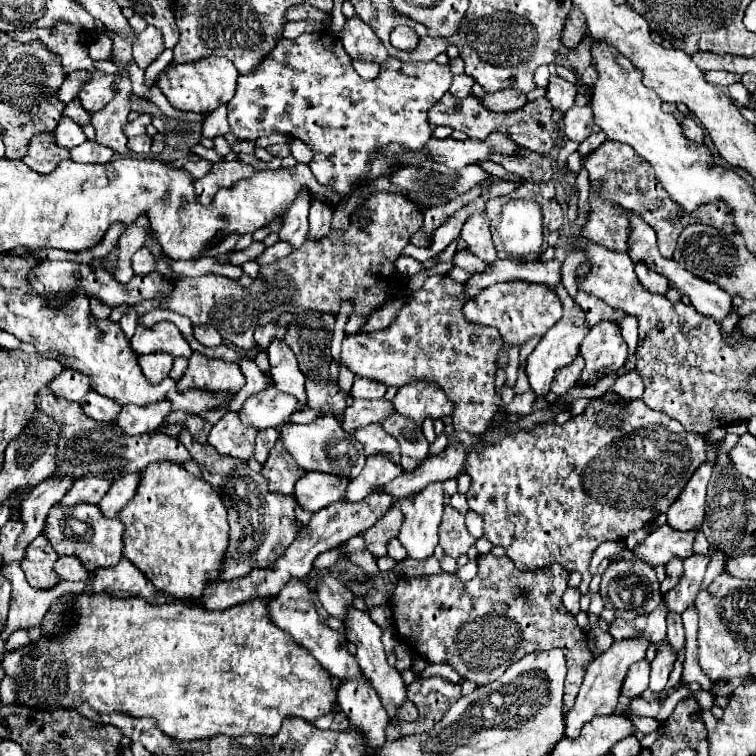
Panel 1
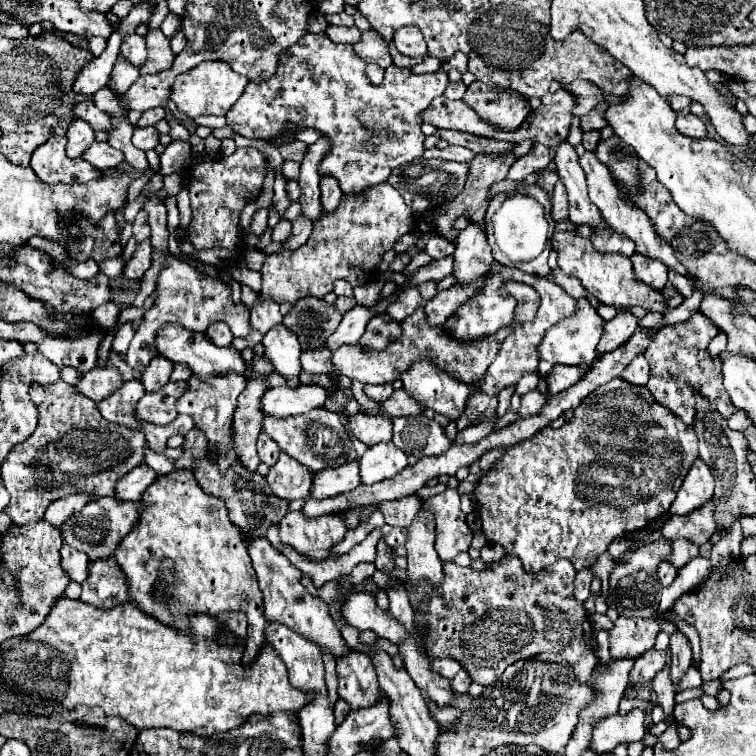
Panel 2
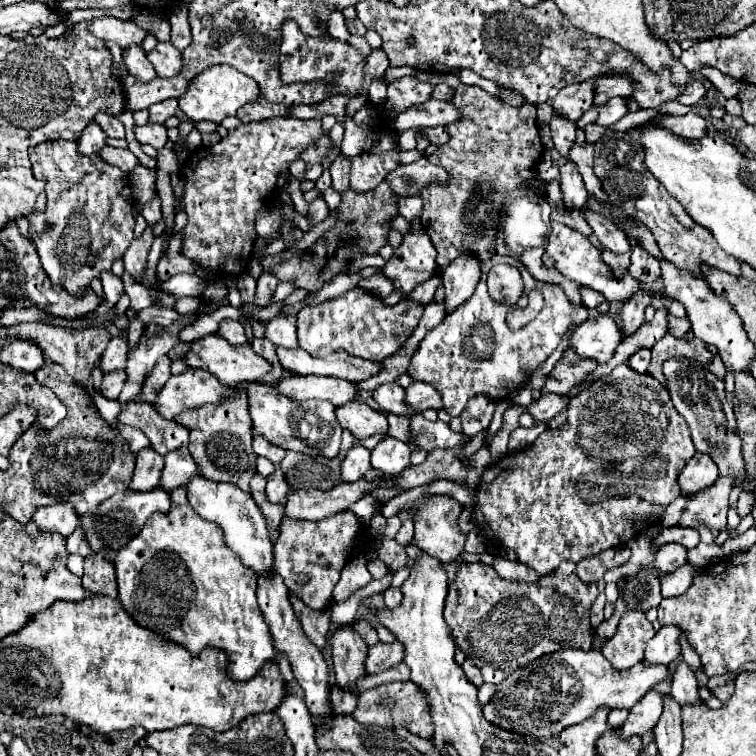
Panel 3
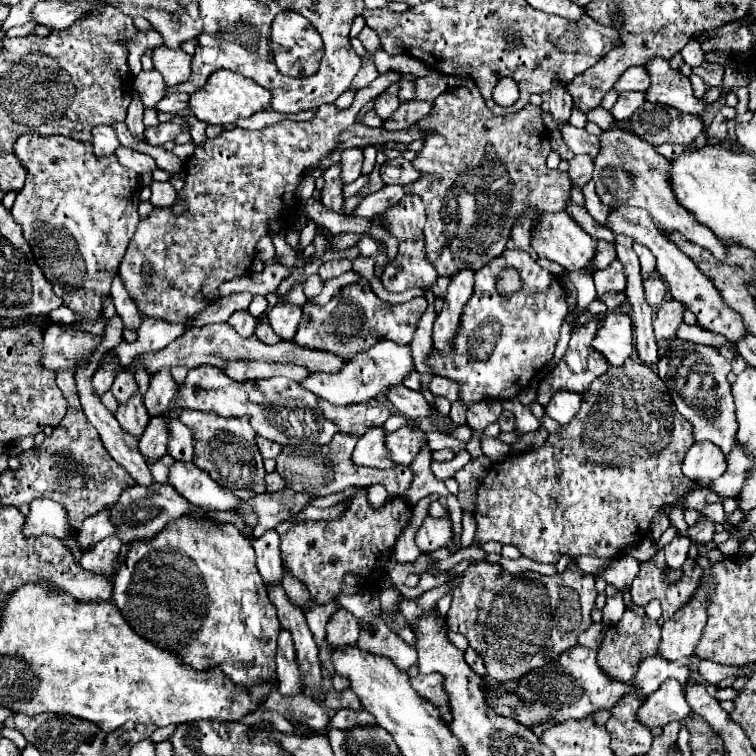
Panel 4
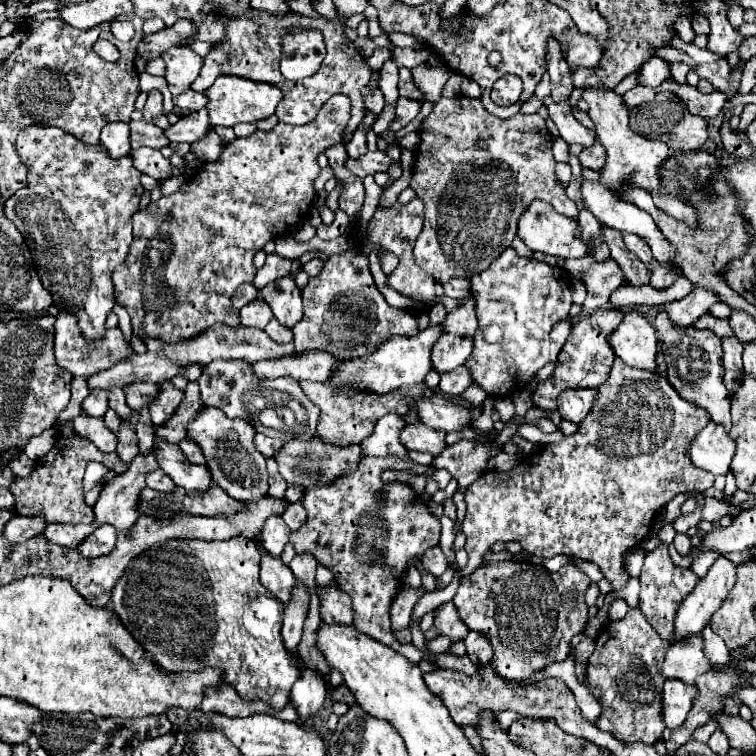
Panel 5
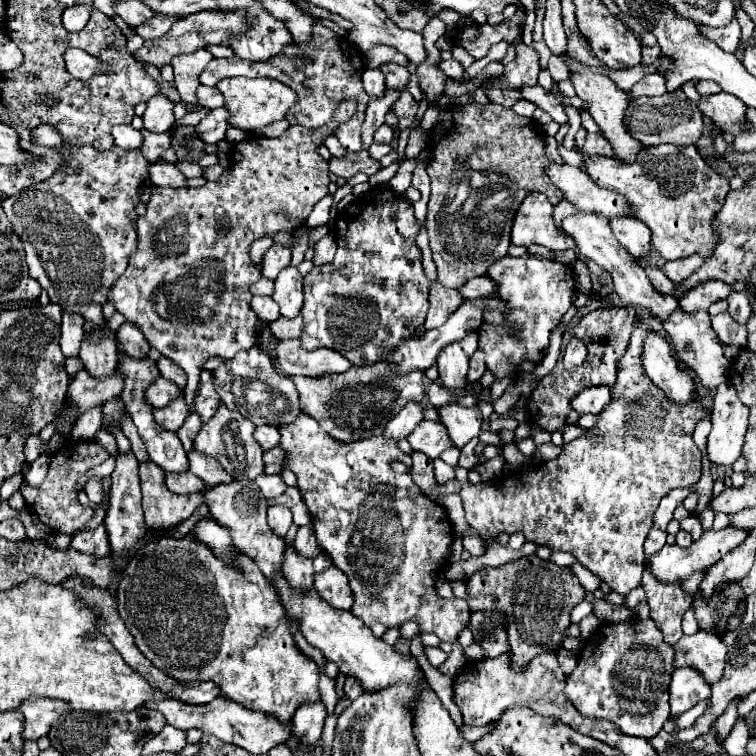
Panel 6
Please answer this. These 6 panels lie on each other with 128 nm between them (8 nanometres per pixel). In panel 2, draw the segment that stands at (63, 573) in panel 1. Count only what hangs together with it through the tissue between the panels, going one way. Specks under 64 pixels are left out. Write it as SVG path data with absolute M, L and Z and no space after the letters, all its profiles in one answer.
M64 544L60 548L60 558L62 558L62 568L74 582L81 584L88 578L88 556L84 556L80 550L74 550Z

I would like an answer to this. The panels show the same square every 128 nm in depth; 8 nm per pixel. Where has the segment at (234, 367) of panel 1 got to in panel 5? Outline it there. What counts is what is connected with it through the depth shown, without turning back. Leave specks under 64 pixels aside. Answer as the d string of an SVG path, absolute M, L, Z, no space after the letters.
M204 408L192 424L188 424L188 438L194 440L200 450L204 452L206 466L212 472L212 480L228 492L232 498L242 500L260 500L268 492L268 472L266 472L266 458L254 446L254 426L246 420L232 420L224 416L218 408Z

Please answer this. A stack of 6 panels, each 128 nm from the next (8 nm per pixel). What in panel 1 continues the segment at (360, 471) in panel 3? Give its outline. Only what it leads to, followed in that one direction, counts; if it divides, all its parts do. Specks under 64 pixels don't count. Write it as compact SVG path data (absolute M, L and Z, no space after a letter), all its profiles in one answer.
M306 472L294 488L294 498L300 508L314 514L328 504L342 500L344 490L348 486L348 478L340 478L324 472Z

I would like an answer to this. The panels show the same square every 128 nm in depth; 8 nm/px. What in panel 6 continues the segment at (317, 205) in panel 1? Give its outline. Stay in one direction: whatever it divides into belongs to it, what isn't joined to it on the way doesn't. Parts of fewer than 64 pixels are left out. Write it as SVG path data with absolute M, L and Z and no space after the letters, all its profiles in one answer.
M386 90L384 98L376 98L376 100L368 102L366 118L364 118L364 124L362 124L362 150L368 150L370 144L374 142L374 138L372 138L374 130L384 124L384 116L392 108L392 104L398 96L400 96L398 90Z

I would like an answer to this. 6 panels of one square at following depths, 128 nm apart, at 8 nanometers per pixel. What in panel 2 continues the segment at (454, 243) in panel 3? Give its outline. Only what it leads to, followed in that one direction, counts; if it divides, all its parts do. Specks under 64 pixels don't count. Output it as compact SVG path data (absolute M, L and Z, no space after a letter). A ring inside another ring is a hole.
M472 82L462 98L480 118L498 130L516 130L530 114L530 102L514 90L494 90L484 82ZM522 142L522 144L518 144L518 146L514 148L512 154L506 154L506 156L498 156L498 154L492 154L492 156L488 156L488 154L478 154L478 156L468 164L468 166L470 166L470 174L468 174L466 186L464 186L464 190L460 192L460 196L456 196L454 200L450 200L450 202L446 202L446 204L434 208L434 212L436 212L436 216L438 216L436 232L438 232L440 236L448 238L448 240L456 240L458 232L452 230L452 226L454 226L456 218L458 218L460 214L464 214L464 212L470 214L470 222L476 222L476 224L484 226L484 214L486 214L486 208L488 208L488 200L486 200L488 186L494 184L494 182L498 182L498 180L504 180L506 174L508 174L508 170L510 170L510 166L512 166L520 156L528 154L530 148L532 148L532 142Z

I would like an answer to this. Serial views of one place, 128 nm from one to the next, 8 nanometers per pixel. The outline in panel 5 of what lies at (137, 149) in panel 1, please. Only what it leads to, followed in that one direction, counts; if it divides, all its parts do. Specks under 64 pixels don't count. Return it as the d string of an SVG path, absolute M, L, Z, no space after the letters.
M196 110L188 116L182 116L176 124L168 126L164 130L164 134L170 142L188 142L188 144L192 144L194 140L200 140L202 136L206 136L208 126L210 126L210 120L208 120L206 110Z

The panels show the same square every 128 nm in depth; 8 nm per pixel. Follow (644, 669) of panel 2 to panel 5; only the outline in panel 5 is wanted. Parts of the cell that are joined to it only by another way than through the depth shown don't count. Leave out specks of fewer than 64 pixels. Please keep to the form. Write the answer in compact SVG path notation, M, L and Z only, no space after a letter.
M722 556L710 566L708 574L704 578L700 578L700 582L696 584L696 588L682 600L678 612L676 612L676 620L674 620L674 642L680 640L688 640L692 636L700 636L704 626L710 622L710 616L720 608L720 604L724 602L724 598L728 596L732 584L736 580L736 566L730 560L722 560Z

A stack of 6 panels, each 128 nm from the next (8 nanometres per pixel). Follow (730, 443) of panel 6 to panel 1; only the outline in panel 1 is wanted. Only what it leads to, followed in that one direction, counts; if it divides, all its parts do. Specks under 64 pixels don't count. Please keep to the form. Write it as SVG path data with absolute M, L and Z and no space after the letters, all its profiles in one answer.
M712 446L707 451L706 464L700 466L682 494L674 500L674 504L668 508L668 526L680 530L680 532L692 532L698 530L704 520L706 510L706 484L710 480L710 474L716 459L717 448Z

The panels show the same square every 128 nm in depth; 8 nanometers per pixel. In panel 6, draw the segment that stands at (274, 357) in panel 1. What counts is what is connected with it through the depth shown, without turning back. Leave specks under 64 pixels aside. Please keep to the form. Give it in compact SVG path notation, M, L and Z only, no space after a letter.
M294 266L284 268L284 272L280 272L280 276L274 280L272 298L280 306L280 314L284 318L294 318L300 314L304 304L304 292L302 276Z

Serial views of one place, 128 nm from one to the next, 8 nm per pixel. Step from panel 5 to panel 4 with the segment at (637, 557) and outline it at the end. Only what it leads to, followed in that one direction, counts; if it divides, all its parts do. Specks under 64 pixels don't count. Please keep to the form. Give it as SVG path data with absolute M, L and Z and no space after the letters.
M622 556L620 560L616 560L606 572L602 572L604 580L608 584L612 584L618 592L622 592L624 588L628 588L632 584L632 580L636 578L638 574L638 566L640 562L630 558L630 556Z

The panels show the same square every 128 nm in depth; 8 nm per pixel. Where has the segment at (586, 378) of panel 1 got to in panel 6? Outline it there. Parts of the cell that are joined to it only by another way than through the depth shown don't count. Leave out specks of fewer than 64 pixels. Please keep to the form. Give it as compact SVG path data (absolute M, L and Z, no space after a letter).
M688 256L684 260L672 260L672 262L666 262L666 266L662 266L662 272L674 282L674 284L680 284L684 278L688 278L700 264L704 262L704 258L700 256Z

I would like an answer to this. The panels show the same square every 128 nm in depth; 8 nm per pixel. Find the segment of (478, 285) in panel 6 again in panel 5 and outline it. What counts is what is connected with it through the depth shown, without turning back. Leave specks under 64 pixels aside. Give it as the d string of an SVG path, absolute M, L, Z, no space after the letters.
M456 278L456 280L448 280L448 284L444 284L444 294L450 298L472 298L470 294L470 282L464 278Z

